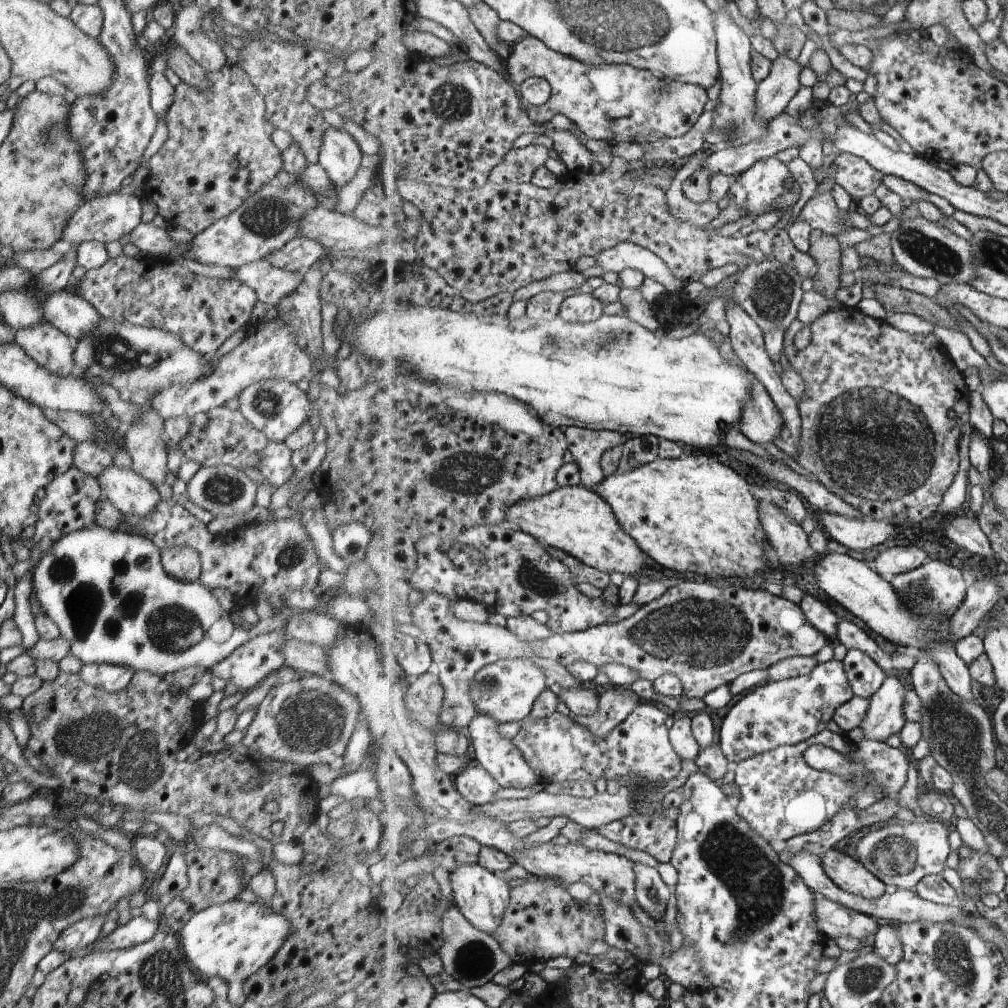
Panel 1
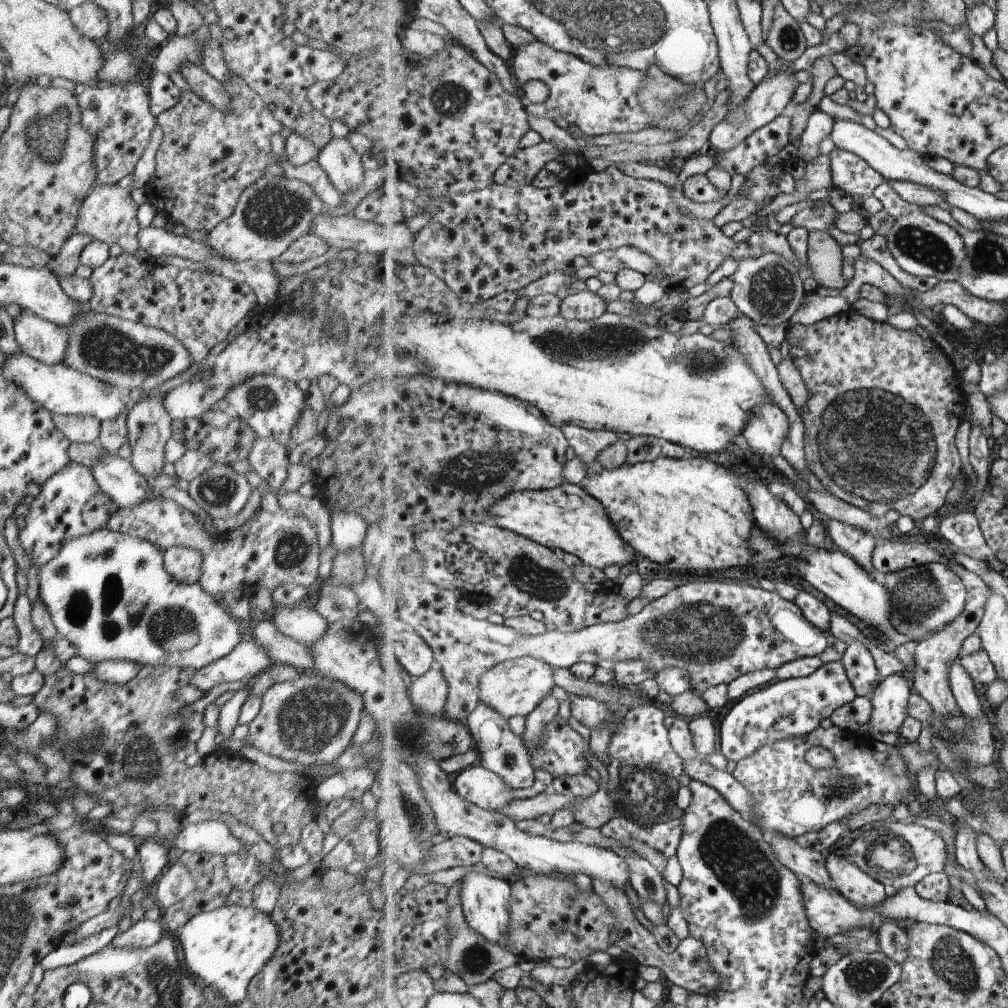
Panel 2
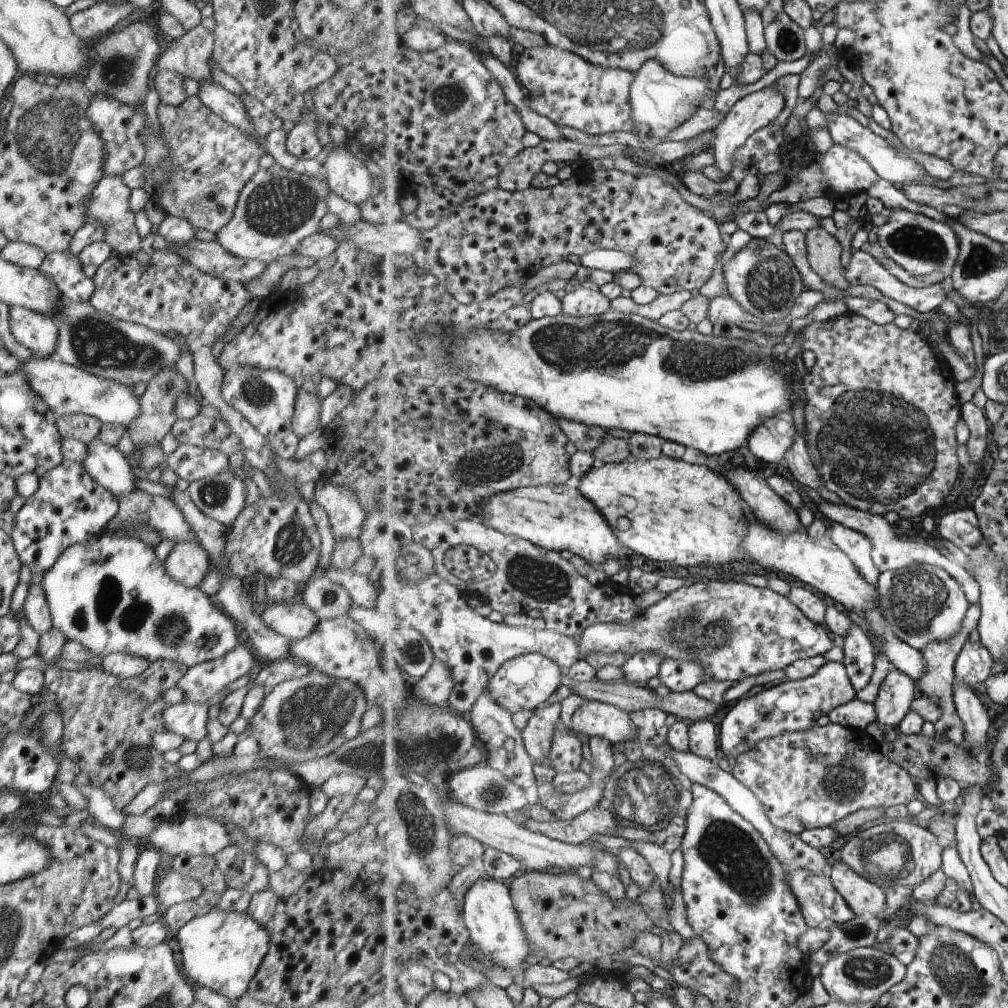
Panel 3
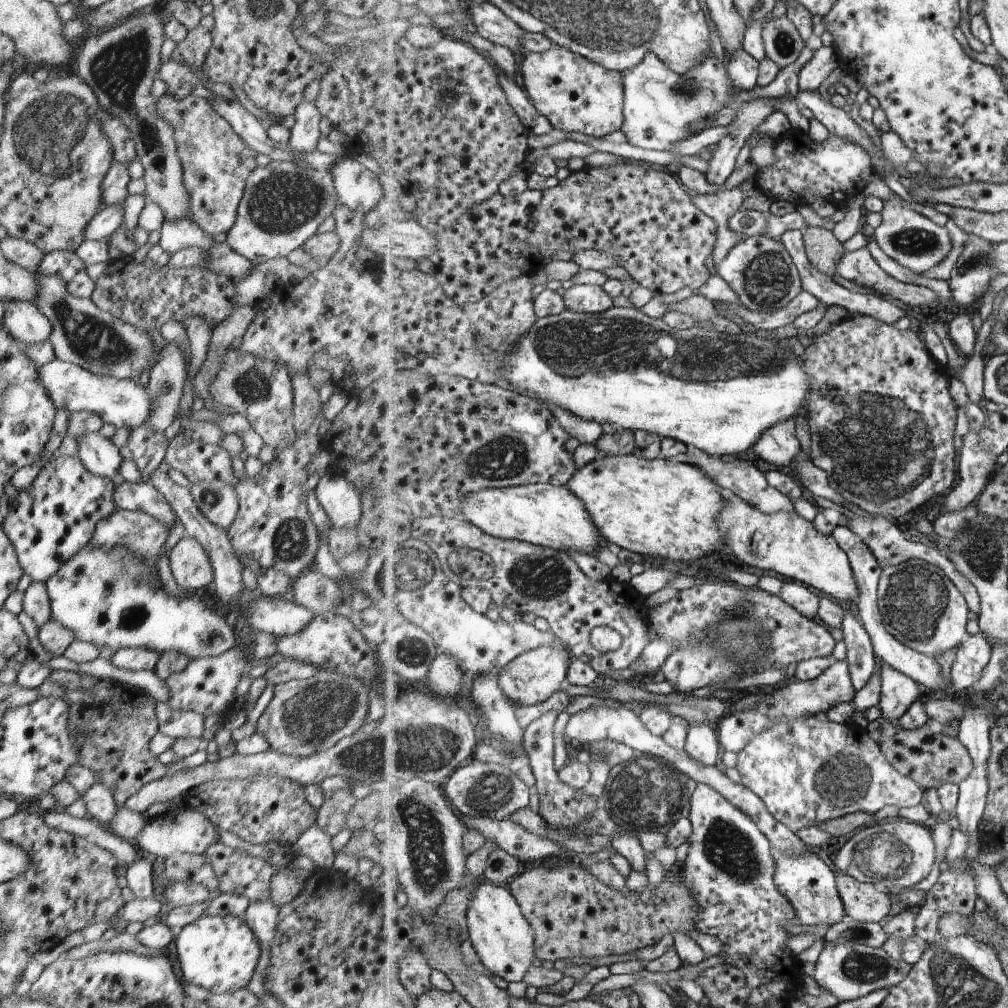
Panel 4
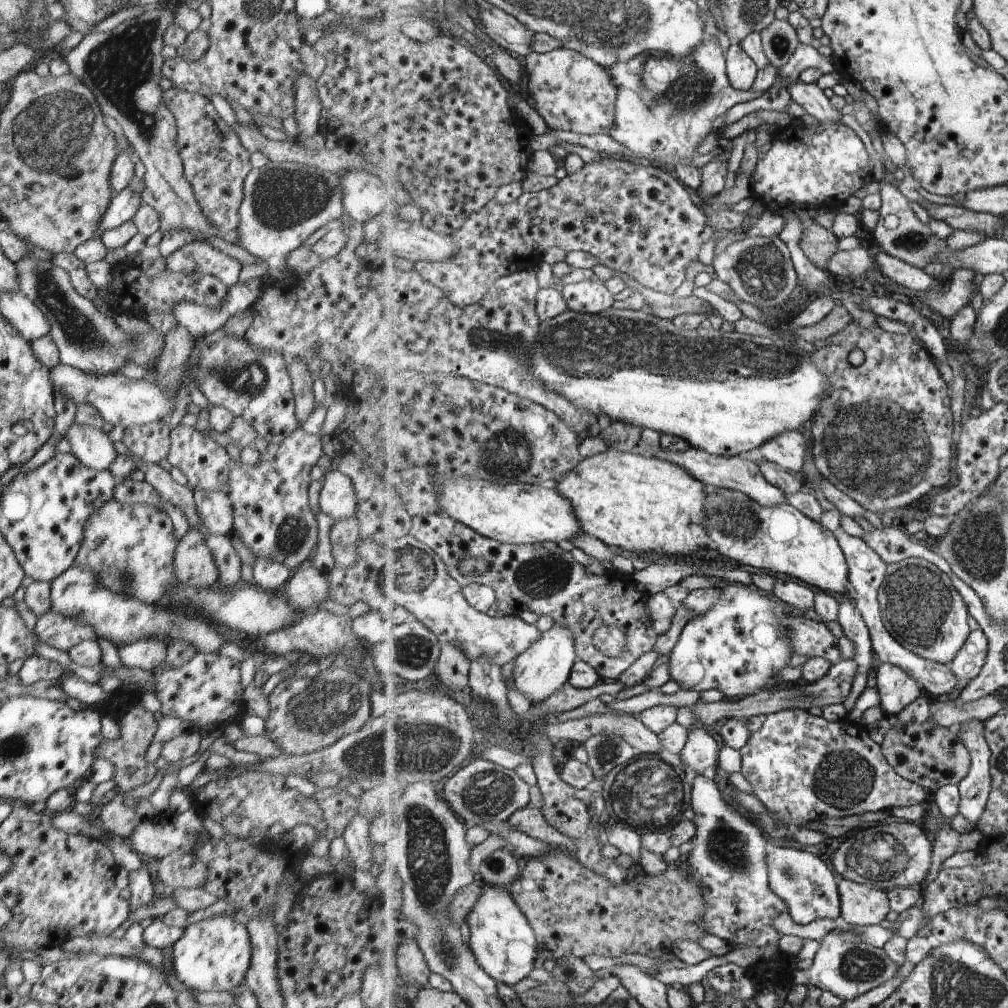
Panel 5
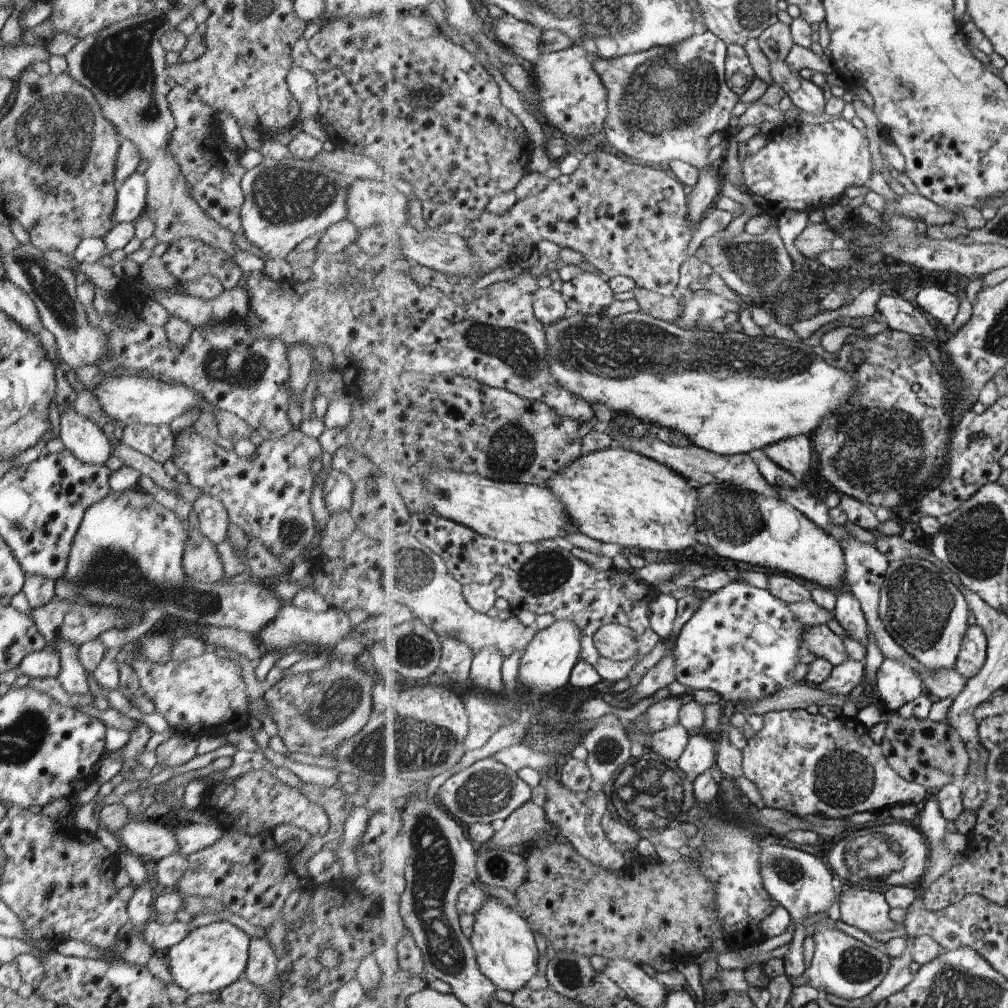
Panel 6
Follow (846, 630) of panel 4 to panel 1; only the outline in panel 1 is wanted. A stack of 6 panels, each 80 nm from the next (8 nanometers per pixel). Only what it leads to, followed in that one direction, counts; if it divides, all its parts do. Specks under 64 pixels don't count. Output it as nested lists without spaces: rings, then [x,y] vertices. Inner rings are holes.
[[[848,649],[843,661],[853,692],[858,697],[873,698],[887,680],[887,674],[866,652]]]

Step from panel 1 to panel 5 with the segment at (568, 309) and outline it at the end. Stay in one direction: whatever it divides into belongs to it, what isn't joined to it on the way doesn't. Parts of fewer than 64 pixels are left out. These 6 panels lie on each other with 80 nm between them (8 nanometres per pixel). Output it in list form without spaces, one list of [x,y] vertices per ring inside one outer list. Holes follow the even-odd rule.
[[[599,280],[569,284],[563,288],[562,295],[569,305],[569,310],[590,315],[611,311],[615,302],[605,282]]]

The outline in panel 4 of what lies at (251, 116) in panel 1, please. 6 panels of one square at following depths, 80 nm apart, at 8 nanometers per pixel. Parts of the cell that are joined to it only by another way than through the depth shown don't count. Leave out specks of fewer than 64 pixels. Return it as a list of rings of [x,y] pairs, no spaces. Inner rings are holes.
[[[163,94],[156,102],[156,110],[158,116],[172,128],[176,155],[182,168],[182,183],[189,201],[186,216],[208,235],[226,233],[234,223],[245,181],[256,167],[257,153],[245,145],[231,126],[218,116],[203,97],[188,94],[185,98],[176,99],[171,95]]]

